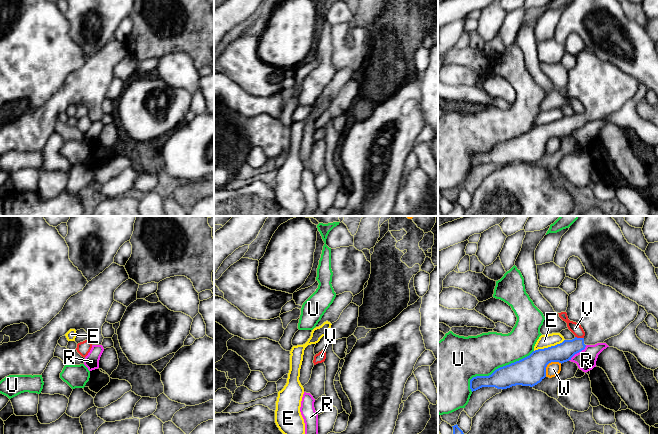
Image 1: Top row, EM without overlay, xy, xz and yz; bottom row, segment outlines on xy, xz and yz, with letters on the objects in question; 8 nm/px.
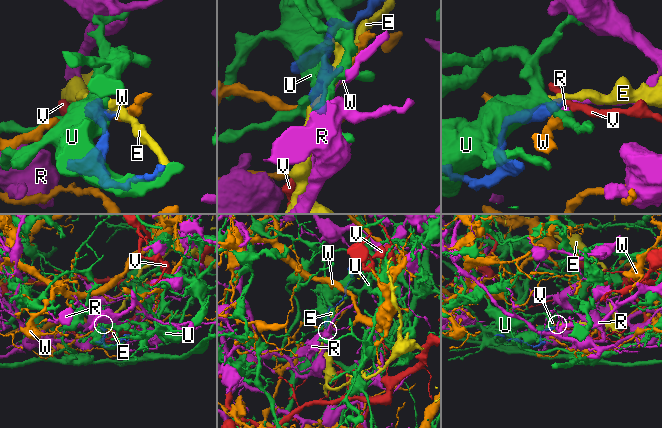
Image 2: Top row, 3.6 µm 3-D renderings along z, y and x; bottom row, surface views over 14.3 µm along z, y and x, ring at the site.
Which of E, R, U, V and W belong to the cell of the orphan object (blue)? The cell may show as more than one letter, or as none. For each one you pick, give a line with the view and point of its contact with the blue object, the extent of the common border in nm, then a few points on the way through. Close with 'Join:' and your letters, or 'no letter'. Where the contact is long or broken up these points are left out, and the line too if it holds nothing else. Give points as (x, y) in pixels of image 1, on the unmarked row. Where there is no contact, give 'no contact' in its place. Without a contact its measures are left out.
Join: no letter

